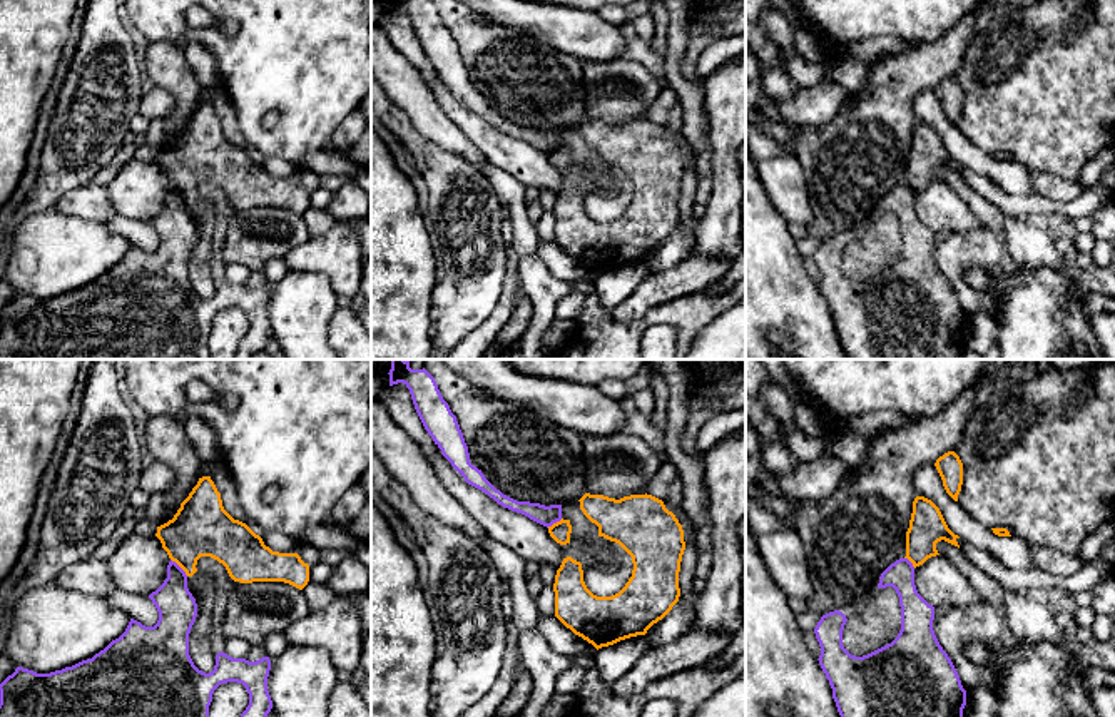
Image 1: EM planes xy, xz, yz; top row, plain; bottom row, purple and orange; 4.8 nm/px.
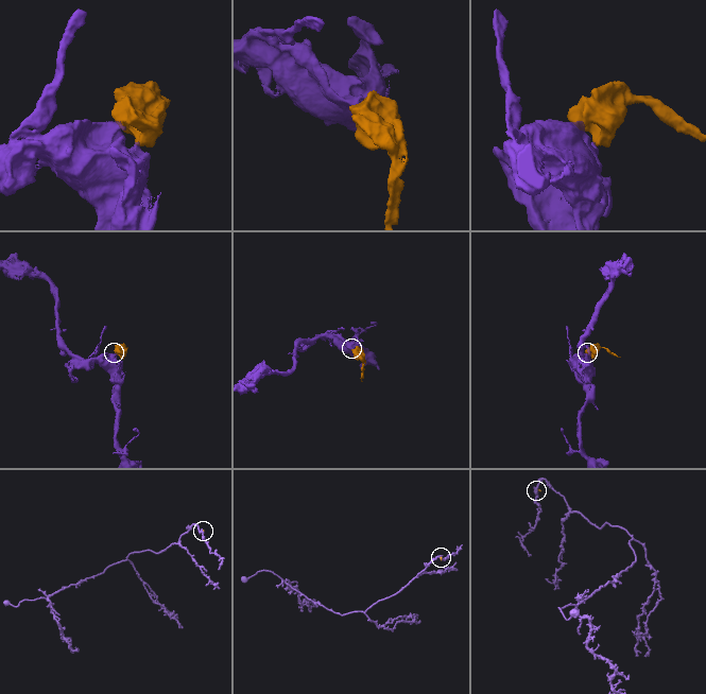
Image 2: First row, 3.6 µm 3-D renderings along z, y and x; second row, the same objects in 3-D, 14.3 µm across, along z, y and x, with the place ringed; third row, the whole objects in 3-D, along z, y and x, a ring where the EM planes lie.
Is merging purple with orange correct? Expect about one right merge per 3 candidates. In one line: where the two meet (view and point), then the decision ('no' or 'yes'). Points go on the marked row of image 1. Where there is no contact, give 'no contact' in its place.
meets purple in xy at (179, 567); no

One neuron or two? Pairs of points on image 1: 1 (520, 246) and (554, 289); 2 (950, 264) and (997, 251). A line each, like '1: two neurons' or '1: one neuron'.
1: two neurons
2: one neuron

